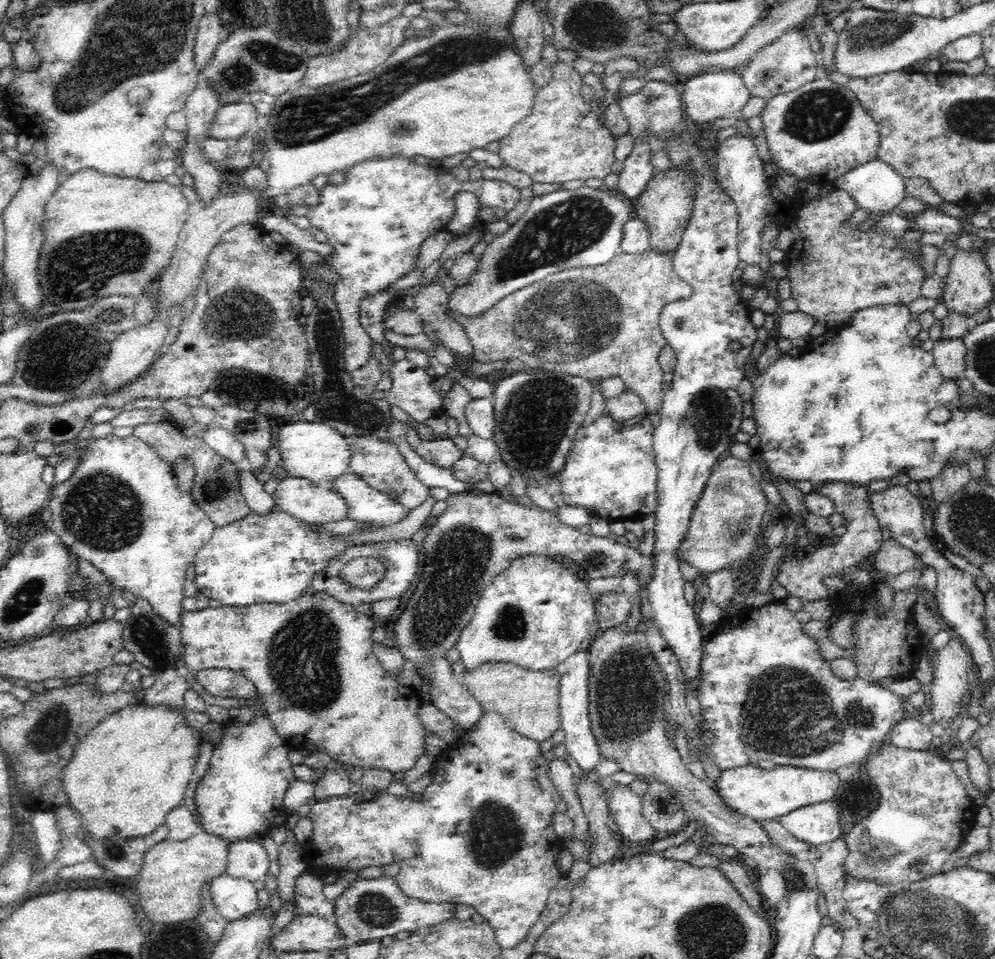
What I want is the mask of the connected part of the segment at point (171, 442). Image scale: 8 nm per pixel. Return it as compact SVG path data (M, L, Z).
M175 420L162 422L162 424L140 424L133 430L133 435L140 438L148 445L152 445L160 456L164 457L169 464L173 465L180 457L188 457L193 460L197 469L196 481L192 484L192 495L200 509L212 517L217 527L230 526L234 522L244 520L250 514L250 507L245 501L238 486L238 468L230 460L218 456L204 441L193 431L187 432Z

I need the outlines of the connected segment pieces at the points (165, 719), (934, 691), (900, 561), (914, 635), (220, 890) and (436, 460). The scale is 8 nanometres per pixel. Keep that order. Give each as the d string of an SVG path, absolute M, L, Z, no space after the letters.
M142 702L132 706L121 708L119 711L113 712L104 720L101 720L86 736L78 743L71 759L64 765L61 770L60 785L64 794L68 796L68 807L74 813L78 813L80 817L79 830L88 836L88 839L94 841L116 839L138 839L150 835L154 830L157 830L162 824L165 824L166 816L182 804L184 792L188 788L189 781L193 774L198 756L200 744L202 744L202 734L197 728L190 728L185 725L183 716L177 710L170 710L163 706L145 706Z
M950 640L940 648L929 687L930 711L936 721L957 722L962 709L962 698L968 694L971 673L971 654L958 640Z
M894 537L881 542L875 552L874 568L886 576L896 576L911 569L922 570L926 564L917 554L906 546L902 546Z
M873 586L864 587L861 591L846 591L842 596L836 594L832 598L826 598L832 609L836 609L838 618L844 614L852 616L852 626L850 626L850 644L854 649L840 649L840 646L830 638L830 628L832 621L827 618L814 618L801 624L801 631L809 636L817 644L817 652L822 660L830 662L834 659L847 658L851 660L857 670L857 676L874 682L880 686L884 680L903 680L913 677L916 670L916 662L922 656L925 645L920 637L920 627L916 625L913 613L917 601L921 598L922 589L917 586L910 586L905 590L896 590L894 600L886 608L884 600L878 598L878 590Z
M224 874L210 882L212 904L226 922L248 918L261 908L258 904L258 890L250 881Z
M450 439L422 441L422 444L416 446L416 452L426 462L444 470L451 470L466 455Z

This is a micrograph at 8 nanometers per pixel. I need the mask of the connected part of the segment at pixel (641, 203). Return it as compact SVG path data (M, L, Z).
M677 168L664 170L648 181L644 192L641 192L637 198L632 215L645 222L649 232L648 244L651 250L660 254L676 252L681 243L681 234L688 224L689 208L693 201L692 183L693 180L689 180L685 170L677 170Z

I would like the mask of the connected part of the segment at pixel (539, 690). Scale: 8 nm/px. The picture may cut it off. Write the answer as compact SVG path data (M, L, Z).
M490 661L465 669L463 675L466 689L480 703L483 712L501 714L514 732L541 743L560 728L560 673L556 669L529 671L505 661Z

